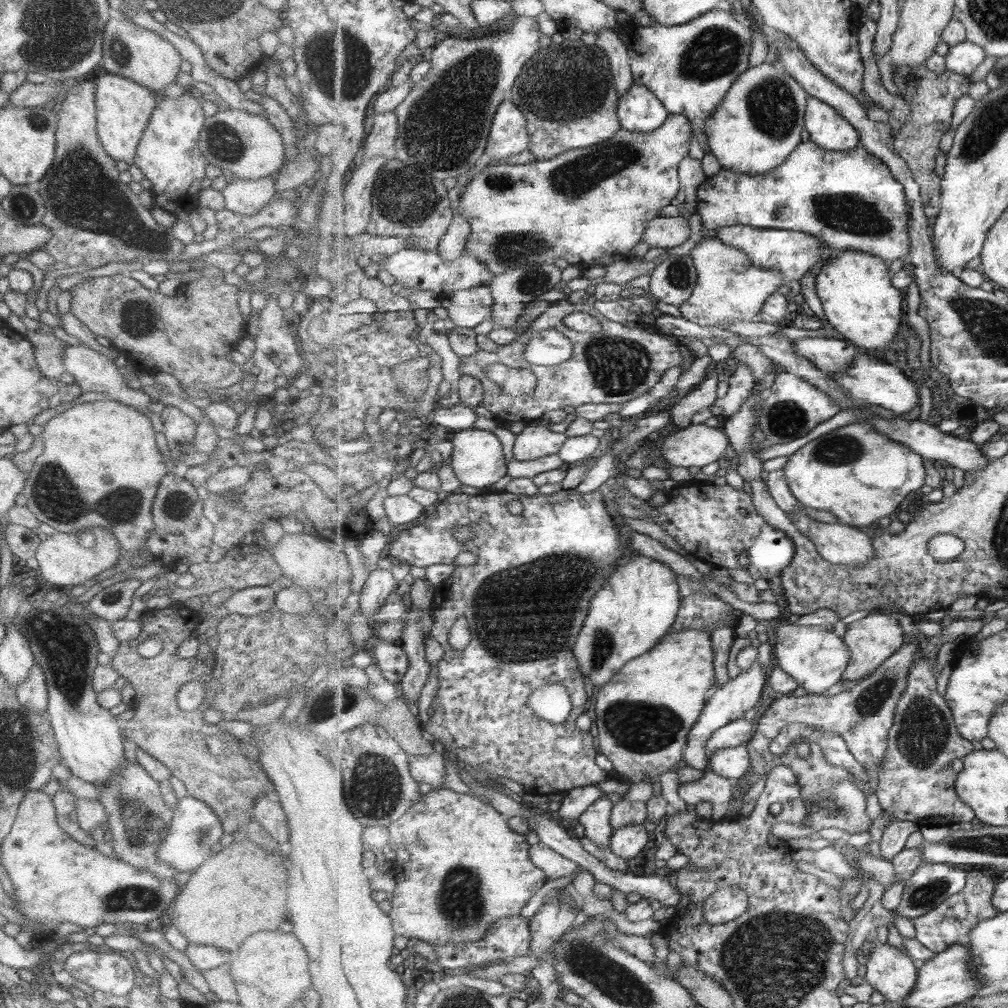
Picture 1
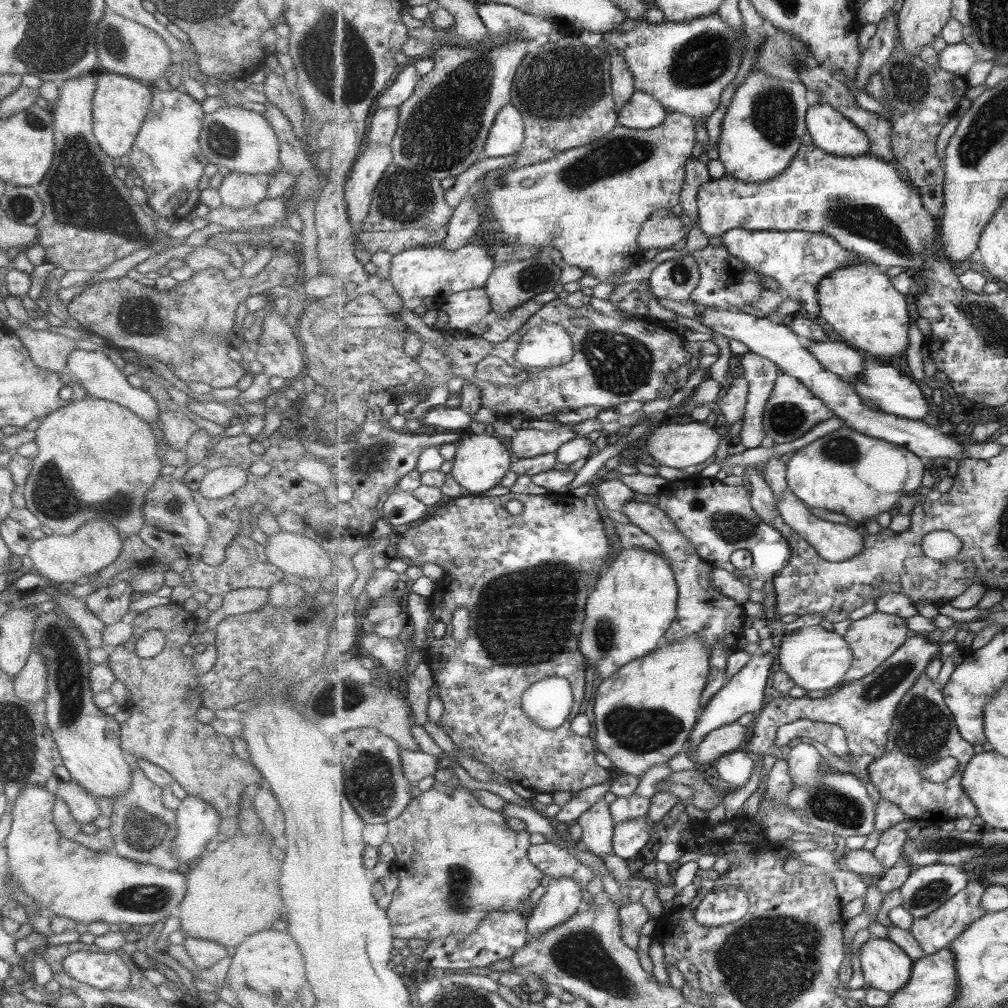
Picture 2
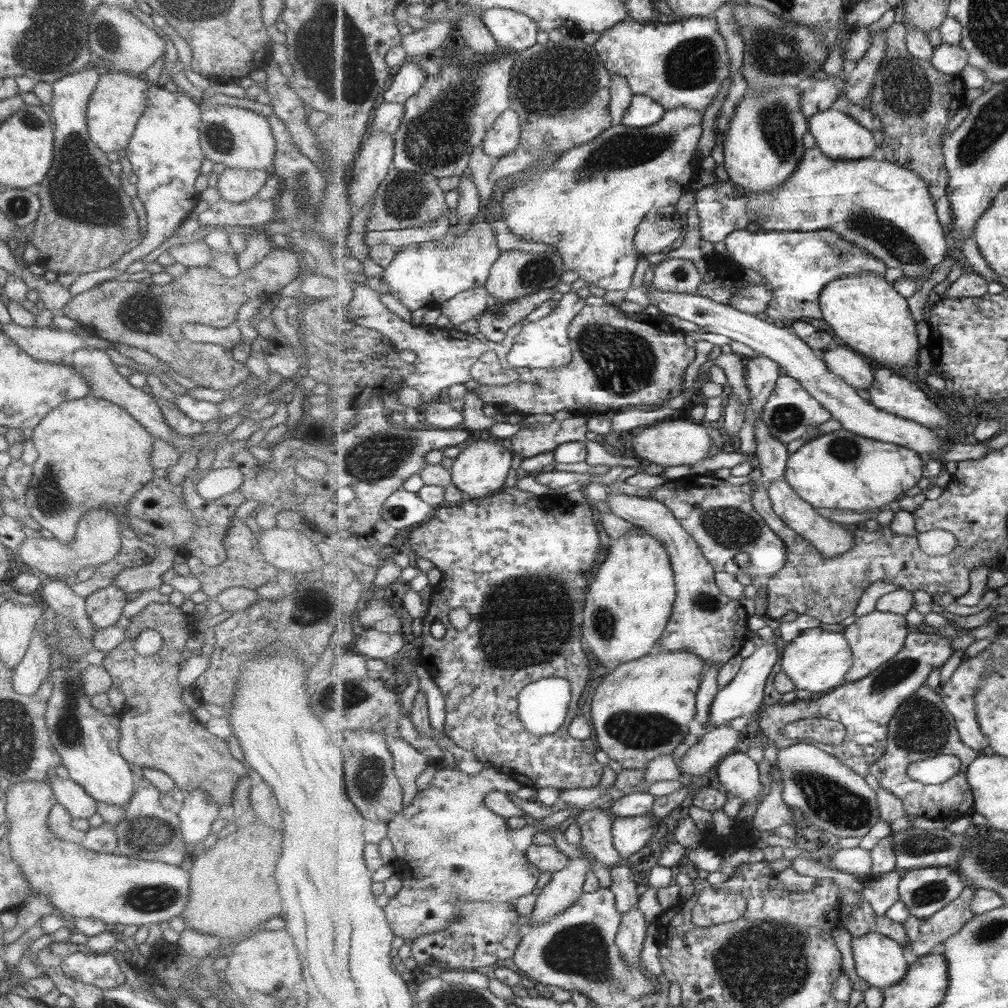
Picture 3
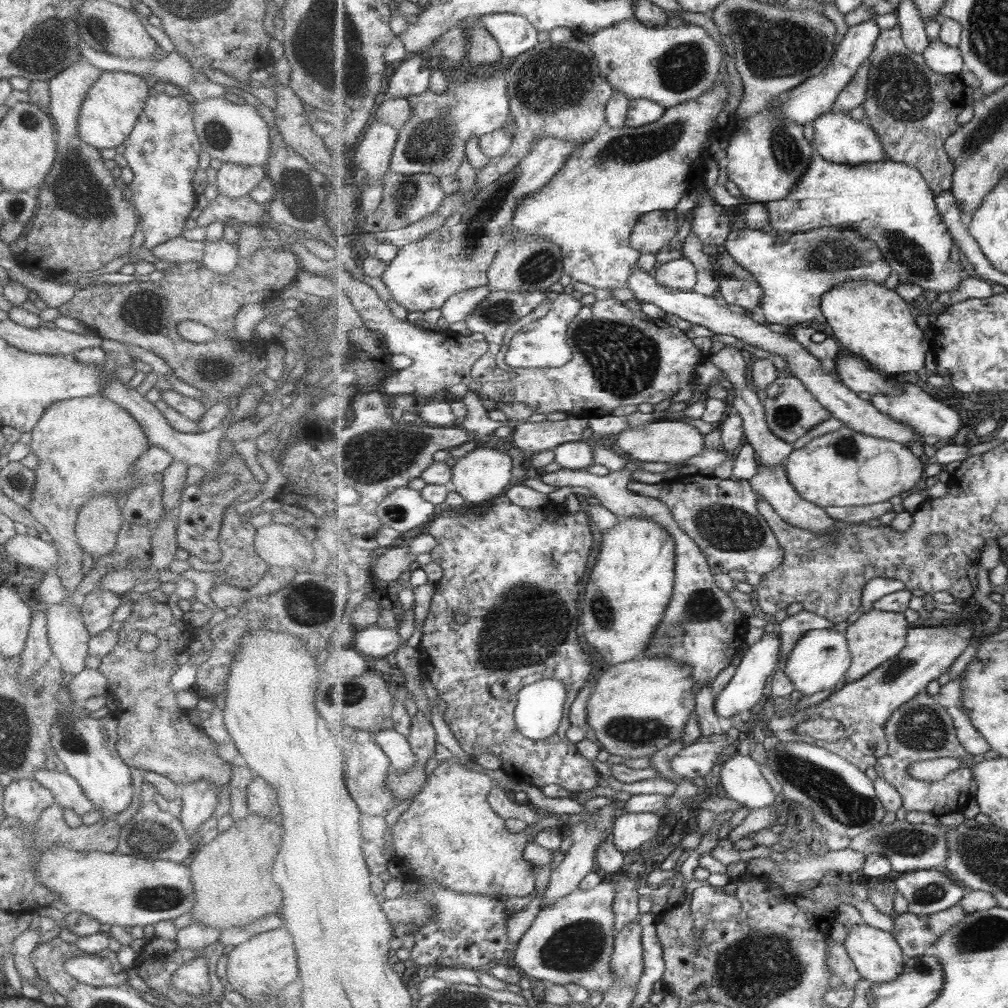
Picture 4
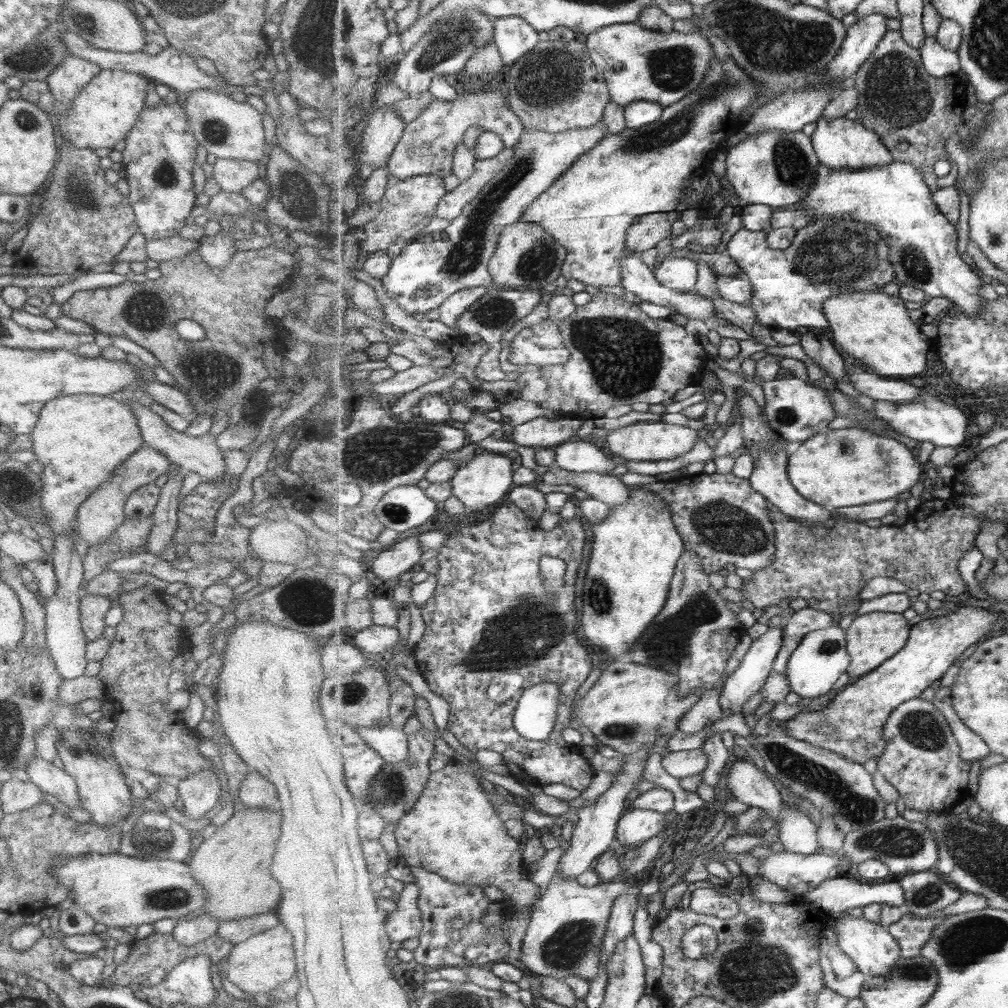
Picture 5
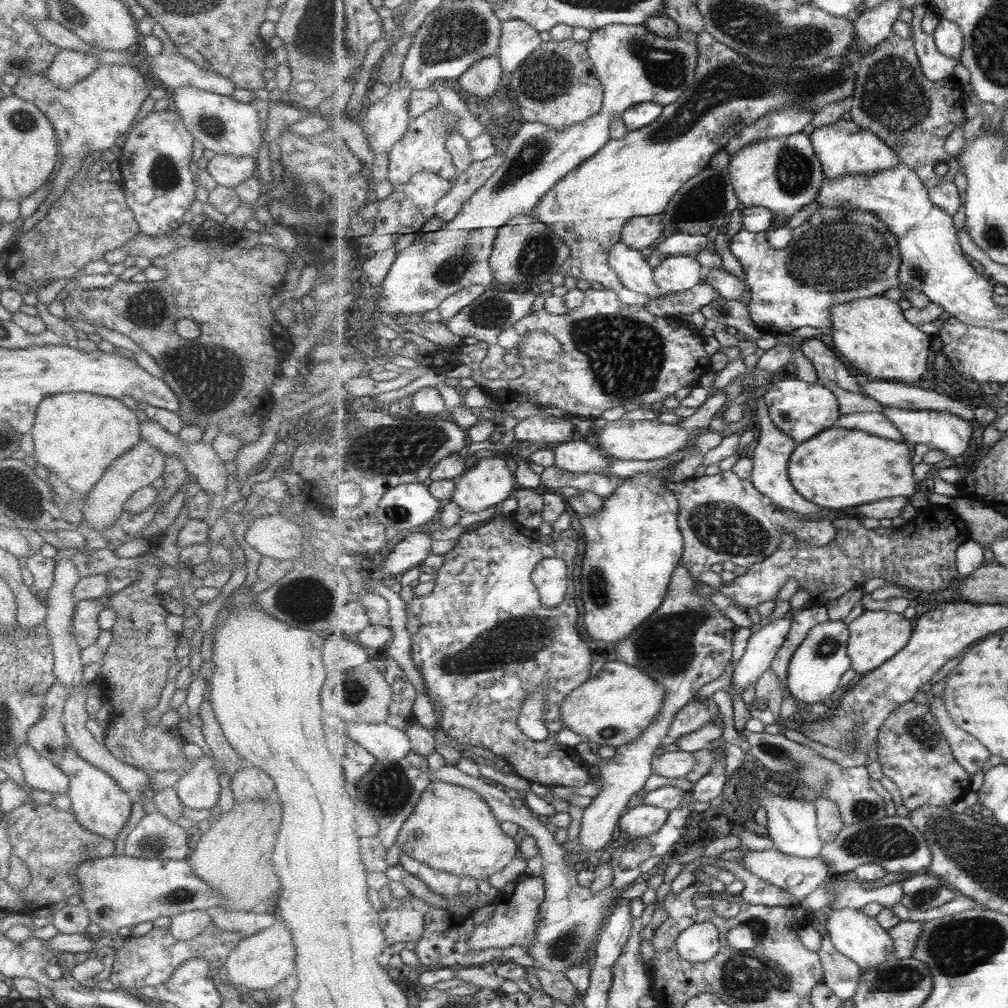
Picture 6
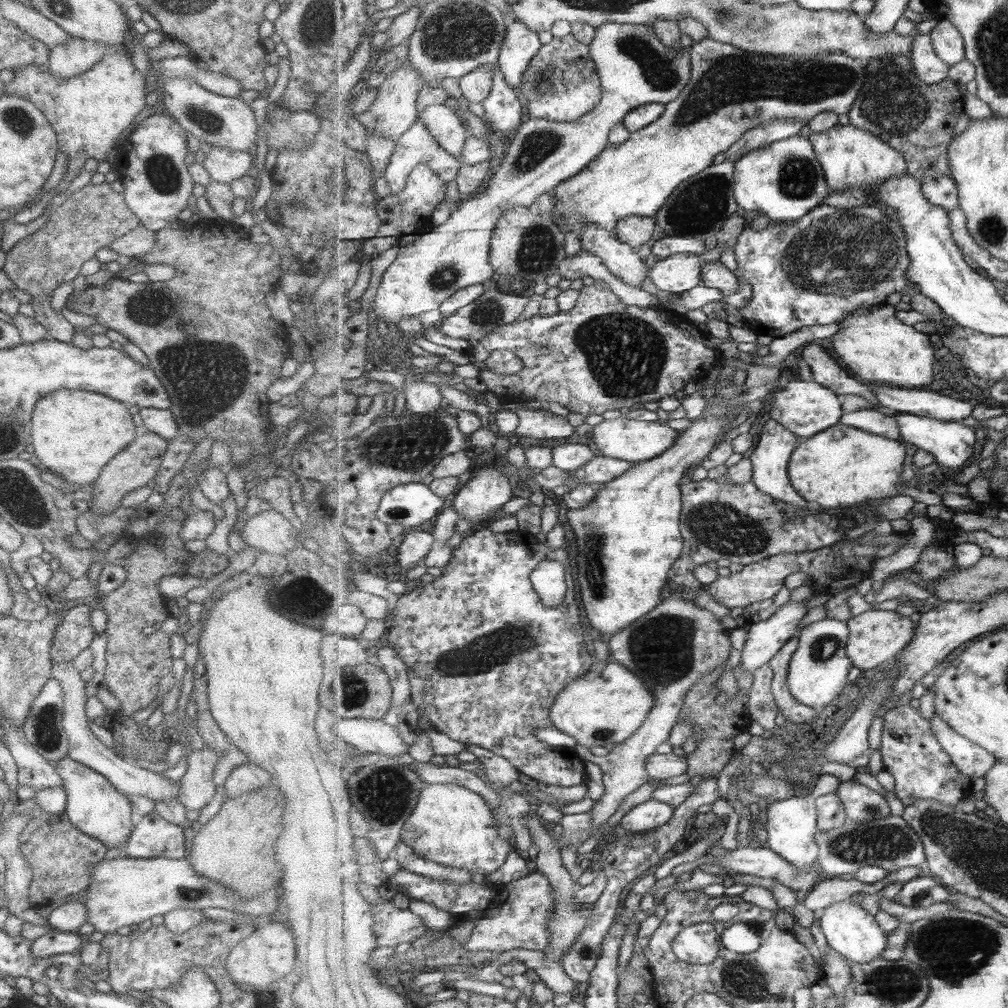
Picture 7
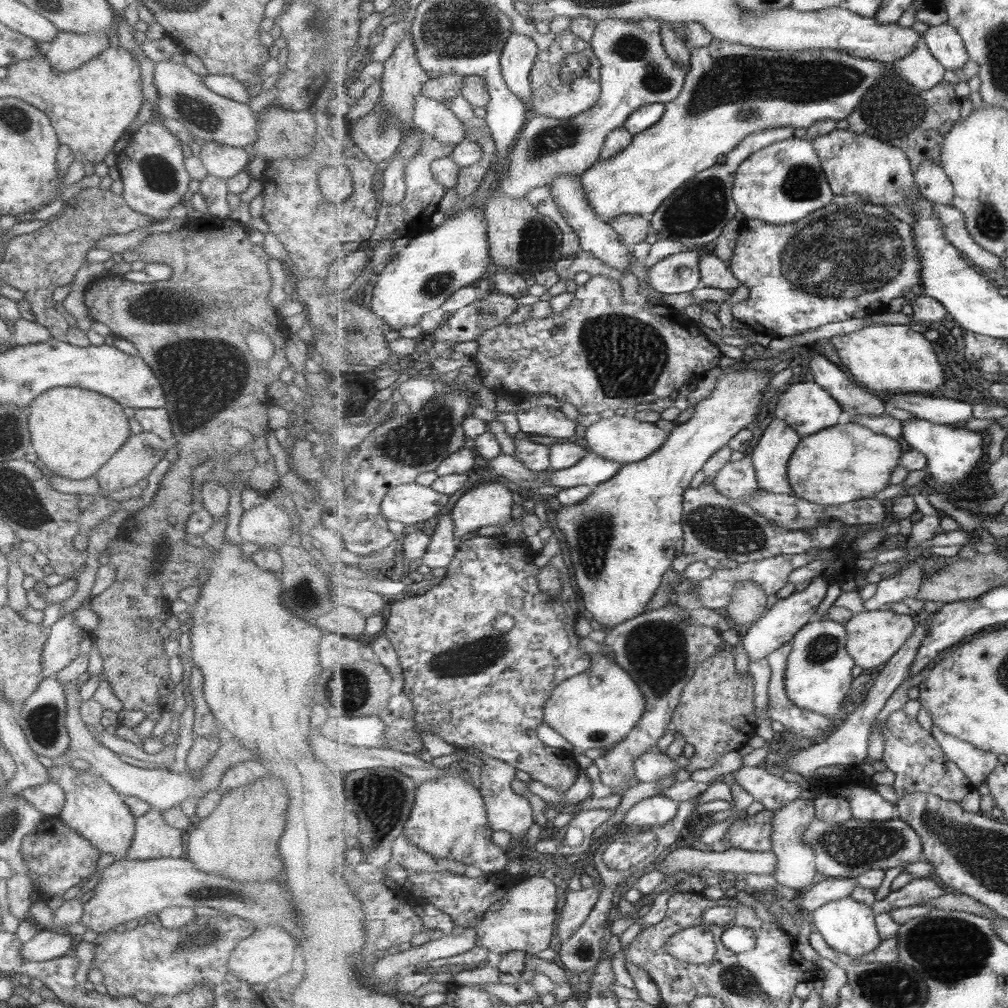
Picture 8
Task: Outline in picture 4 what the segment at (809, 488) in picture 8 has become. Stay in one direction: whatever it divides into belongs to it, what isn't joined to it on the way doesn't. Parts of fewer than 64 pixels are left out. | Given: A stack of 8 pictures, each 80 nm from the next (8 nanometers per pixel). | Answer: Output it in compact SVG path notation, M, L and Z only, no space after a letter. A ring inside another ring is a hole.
M841 426L840 430L819 436L804 447L794 450L788 457L787 470L790 482L802 498L823 508L827 506L859 507L888 502L894 496L904 496L915 491L919 480L925 480L926 459L915 455L912 448L899 442L868 436L851 428Z

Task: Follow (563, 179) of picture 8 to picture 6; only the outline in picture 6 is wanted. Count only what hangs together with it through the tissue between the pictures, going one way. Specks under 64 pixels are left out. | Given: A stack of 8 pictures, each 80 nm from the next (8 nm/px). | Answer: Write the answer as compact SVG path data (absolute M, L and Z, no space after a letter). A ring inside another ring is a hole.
M621 241L610 246L608 253L610 265L629 290L645 294L650 300L659 300L669 293L655 282L654 267L640 251L633 250Z

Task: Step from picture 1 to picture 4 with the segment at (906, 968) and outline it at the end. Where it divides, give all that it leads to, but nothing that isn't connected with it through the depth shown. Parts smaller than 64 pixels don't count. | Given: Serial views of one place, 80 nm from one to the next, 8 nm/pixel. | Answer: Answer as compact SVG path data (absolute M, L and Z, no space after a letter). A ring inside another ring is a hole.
M861 923L858 926L853 925L848 929L849 933L845 938L844 945L857 971L865 982L872 984L881 984L885 982L897 981L906 966L907 957L902 947L898 944L893 933L881 931L877 927Z

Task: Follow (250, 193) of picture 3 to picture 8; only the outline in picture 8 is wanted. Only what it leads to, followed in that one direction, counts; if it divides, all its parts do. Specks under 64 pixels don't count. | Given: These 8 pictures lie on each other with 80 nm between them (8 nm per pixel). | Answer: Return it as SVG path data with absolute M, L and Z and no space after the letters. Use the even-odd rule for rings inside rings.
M203 141L200 147L200 158L206 174L219 180L226 181L235 176L235 173L243 170L250 162L247 153L241 148L233 148Z

